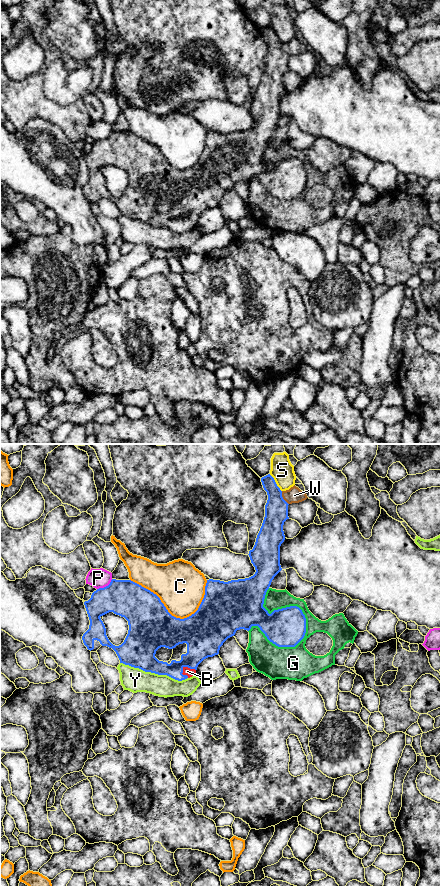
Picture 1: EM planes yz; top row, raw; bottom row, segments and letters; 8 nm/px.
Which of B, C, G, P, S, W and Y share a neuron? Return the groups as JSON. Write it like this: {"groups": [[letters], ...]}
{"groups": [["B"], ["C"], ["G"], ["P"], ["S"], ["W"], ["Y"]]}

